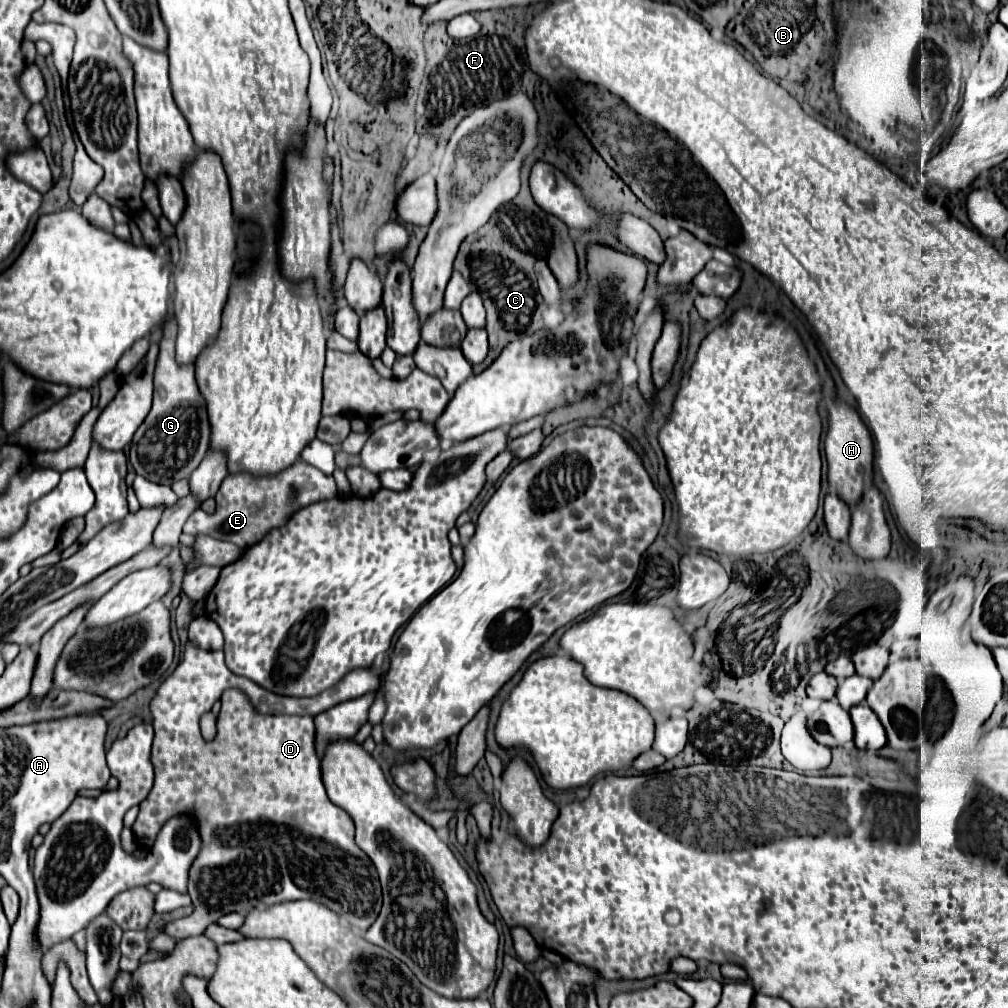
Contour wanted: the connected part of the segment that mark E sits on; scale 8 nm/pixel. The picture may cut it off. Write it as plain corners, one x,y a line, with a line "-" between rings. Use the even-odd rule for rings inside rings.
301,460
299,464
295,464
295,468
287,468
283,476
271,476
271,480
261,480
259,484
247,480
247,476
225,476
221,484
221,494
215,496
217,500
215,514
205,514
199,508
185,522
183,532
189,536
195,536
195,532
203,532
217,540
233,542
239,548
249,548
259,540
263,540
267,532
275,528
283,528
297,510
313,502
331,500
335,496
337,496
337,488
333,476
327,476
317,468
303,464

